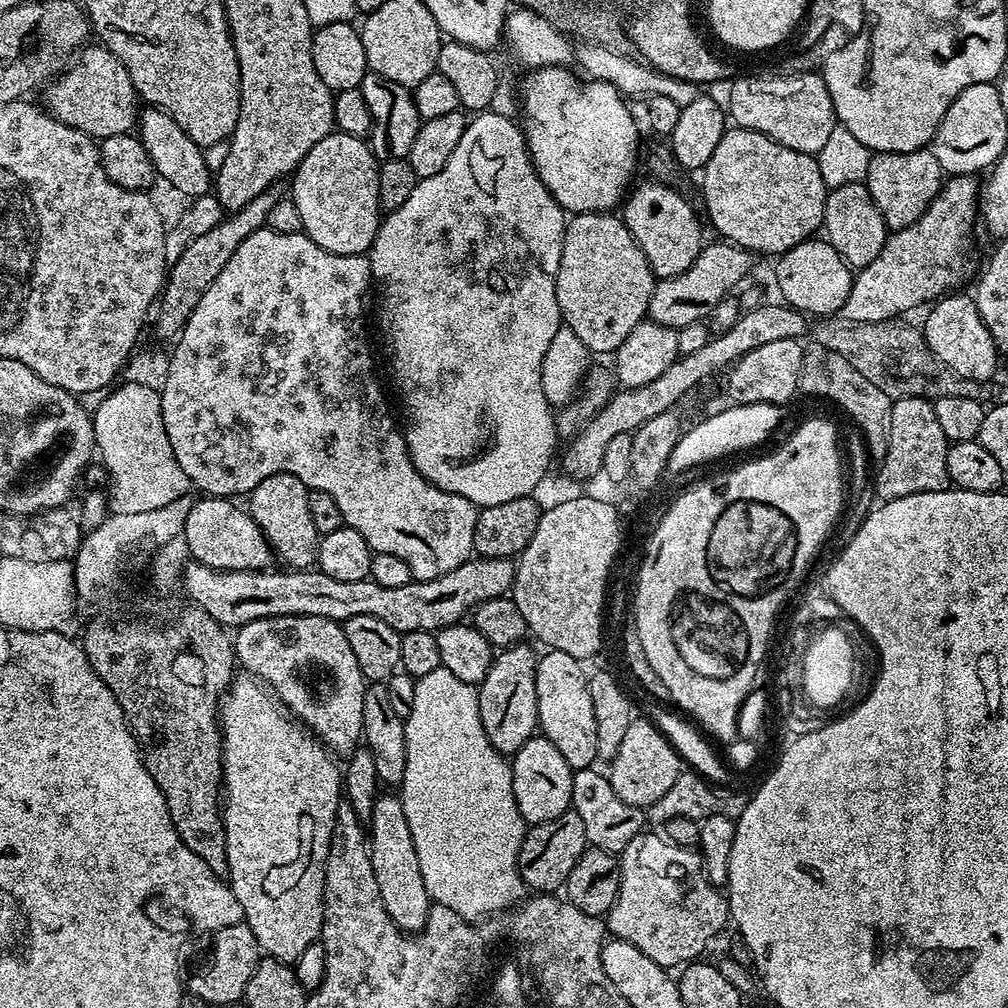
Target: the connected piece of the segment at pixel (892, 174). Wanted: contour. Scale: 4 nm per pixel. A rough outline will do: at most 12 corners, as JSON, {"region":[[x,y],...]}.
{"region":[[927,147],[878,152],[870,198],[890,230],[909,228],[946,174]]}

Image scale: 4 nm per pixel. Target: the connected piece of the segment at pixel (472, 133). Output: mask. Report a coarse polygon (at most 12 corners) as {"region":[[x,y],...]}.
{"region":[[485,110],[366,253],[408,458],[477,509],[558,452],[564,209]]}

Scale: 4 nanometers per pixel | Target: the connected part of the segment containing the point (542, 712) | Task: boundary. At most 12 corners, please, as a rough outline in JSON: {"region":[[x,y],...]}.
{"region":[[536,662],[539,731],[573,770],[597,763],[585,665]]}

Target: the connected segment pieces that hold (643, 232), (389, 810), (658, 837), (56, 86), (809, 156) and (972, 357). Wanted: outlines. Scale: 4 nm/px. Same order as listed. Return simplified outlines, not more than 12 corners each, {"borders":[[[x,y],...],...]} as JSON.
{"borders":[[[637,183],[622,219],[650,270],[682,274],[702,247],[687,195]],[[399,795],[366,821],[374,882],[401,932],[419,933],[430,901]],[[659,831],[618,854],[607,931],[658,966],[729,927],[696,848]],[[85,47],[43,89],[44,111],[102,142],[138,124],[109,48]],[[732,126],[702,176],[729,244],[776,258],[821,231],[811,152]],[[971,295],[941,296],[925,342],[962,378],[993,379],[998,349]]]}

